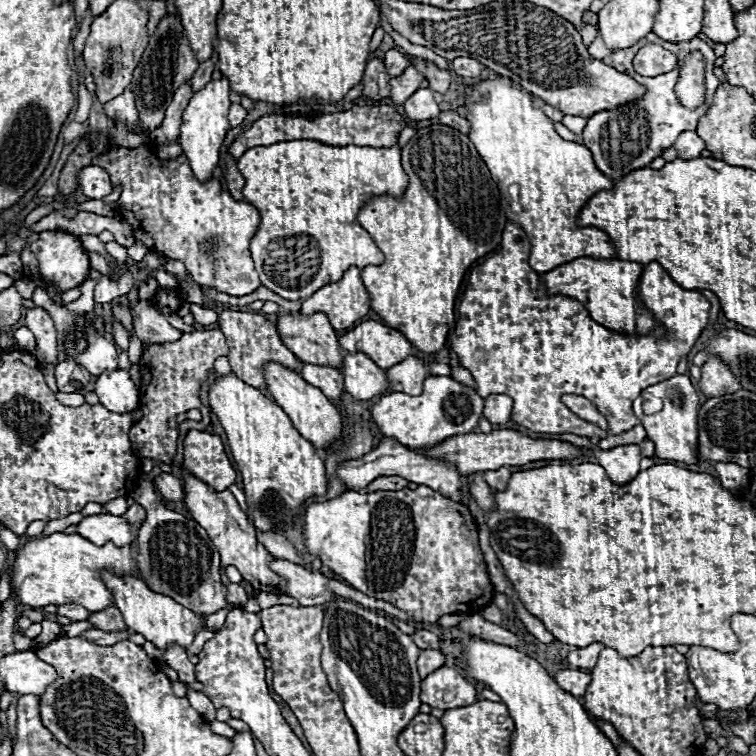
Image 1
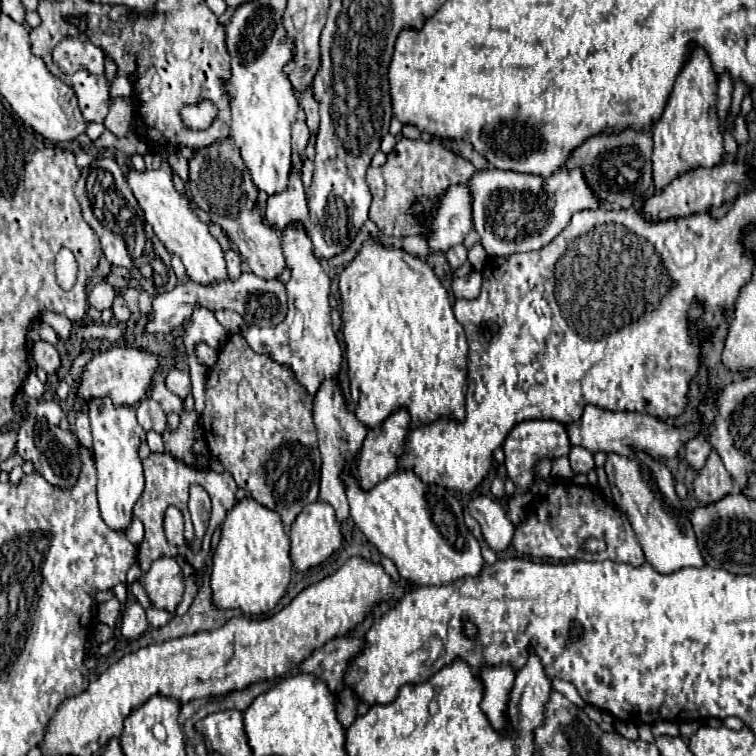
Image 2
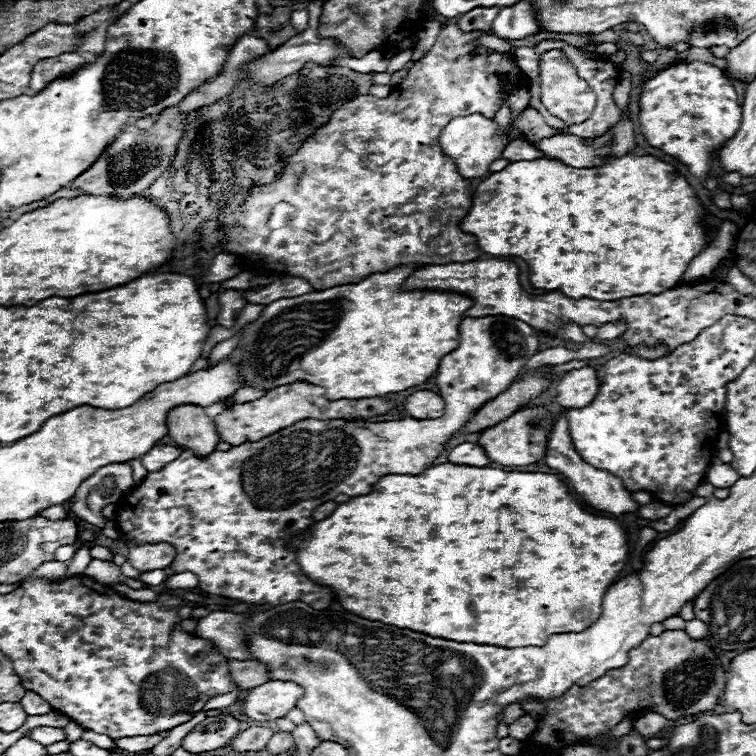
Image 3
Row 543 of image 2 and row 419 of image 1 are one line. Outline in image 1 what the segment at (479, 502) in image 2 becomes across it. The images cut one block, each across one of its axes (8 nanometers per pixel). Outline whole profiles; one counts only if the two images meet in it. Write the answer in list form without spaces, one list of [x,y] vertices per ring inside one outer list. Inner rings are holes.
[[[492,394],[484,398],[484,418],[490,424],[506,424],[512,414],[512,400],[504,394]]]

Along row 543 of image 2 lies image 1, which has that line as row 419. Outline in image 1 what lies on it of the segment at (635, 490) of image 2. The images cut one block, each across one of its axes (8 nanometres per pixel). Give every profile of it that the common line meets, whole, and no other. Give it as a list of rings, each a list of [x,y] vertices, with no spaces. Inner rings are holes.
[[[676,374],[664,382],[648,386],[644,392],[650,392],[654,396],[660,396],[664,400],[664,408],[656,414],[646,416],[642,412],[642,398],[638,396],[632,404],[636,416],[640,418],[642,426],[646,428],[648,438],[656,444],[656,456],[666,458],[666,460],[676,460],[676,462],[686,462],[686,464],[696,464],[700,462],[698,458],[698,392],[692,386],[690,378],[686,374]]]

